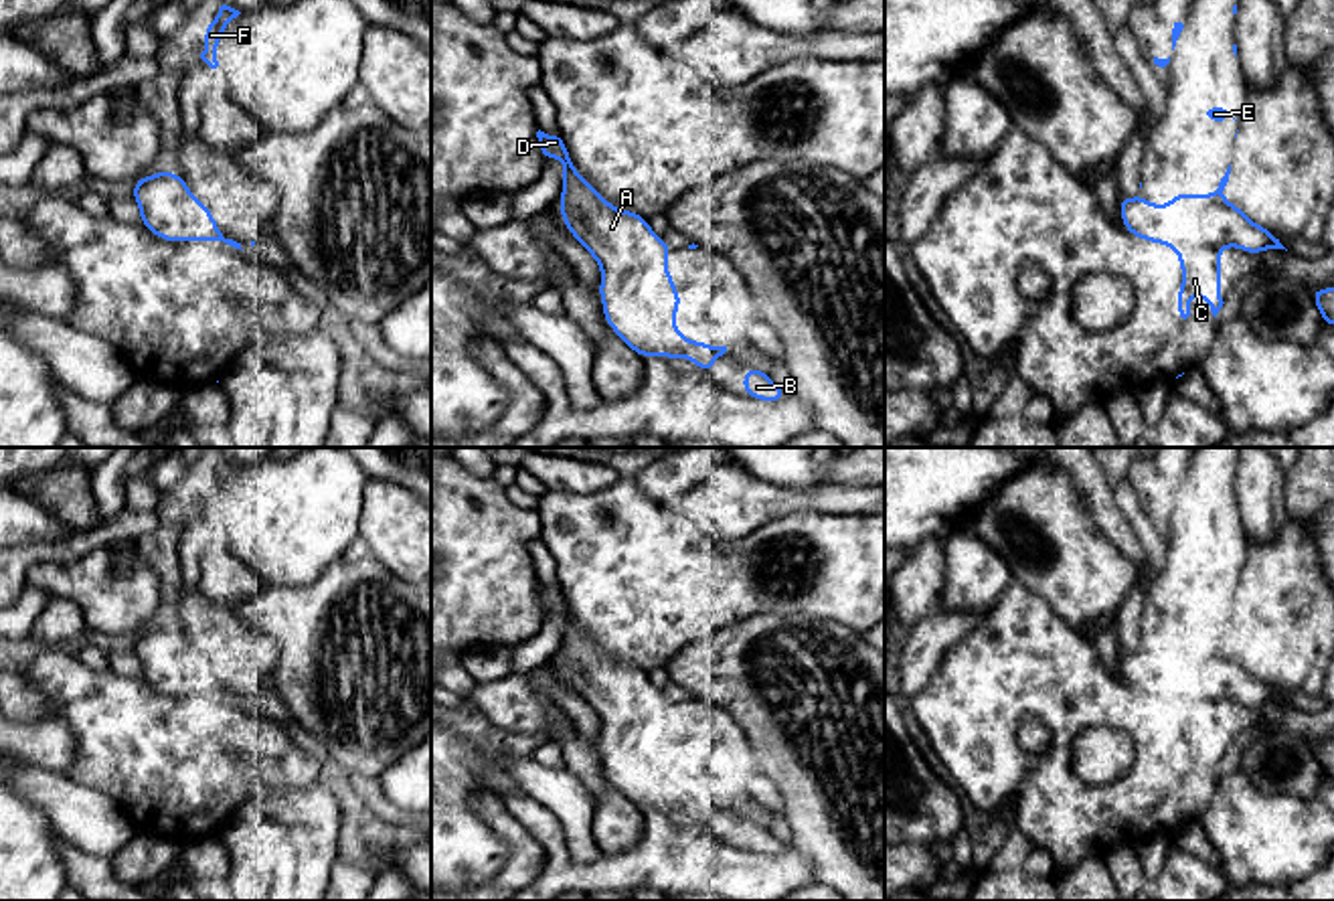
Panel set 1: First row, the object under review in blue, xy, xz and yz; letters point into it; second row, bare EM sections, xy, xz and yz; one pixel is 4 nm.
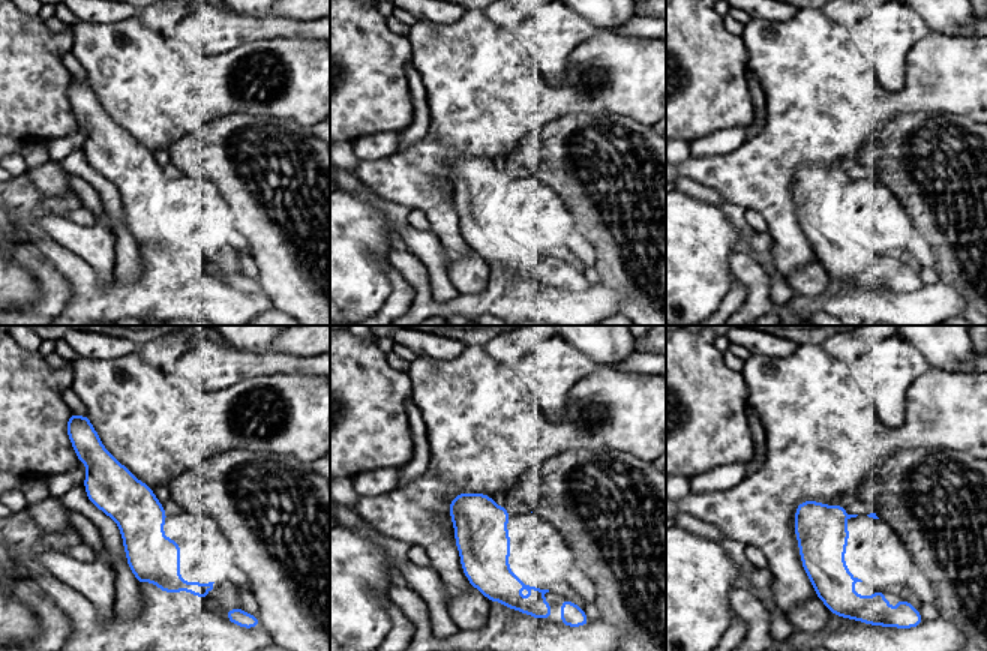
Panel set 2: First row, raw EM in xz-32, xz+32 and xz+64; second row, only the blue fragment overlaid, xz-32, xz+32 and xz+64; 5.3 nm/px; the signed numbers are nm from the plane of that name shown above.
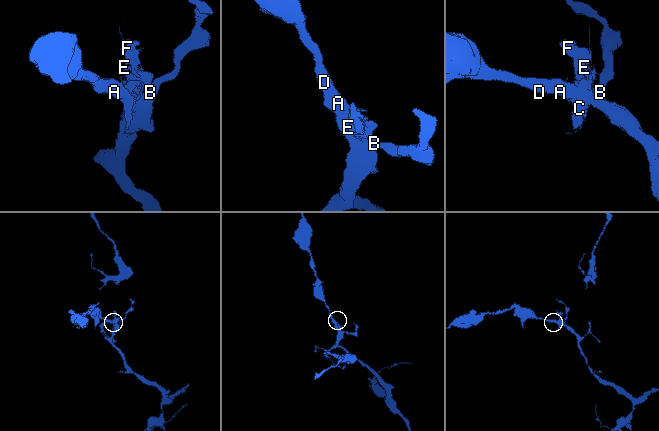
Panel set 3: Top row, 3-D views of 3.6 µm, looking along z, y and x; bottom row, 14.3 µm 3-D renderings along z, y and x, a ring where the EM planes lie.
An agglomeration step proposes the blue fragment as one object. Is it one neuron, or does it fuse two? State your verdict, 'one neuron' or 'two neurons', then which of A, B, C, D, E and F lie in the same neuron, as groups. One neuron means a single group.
one neuron; groups A B C D E F

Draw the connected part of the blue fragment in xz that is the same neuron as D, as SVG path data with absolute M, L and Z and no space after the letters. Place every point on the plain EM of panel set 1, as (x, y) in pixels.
M538 583L536 591L545 616L555 609L563 616L561 672L575 694L599 717L603 773L640 812L688 812L694 820L711 828L715 814L727 806L727 800L694 796L678 786L674 767L680 763L682 749L676 745L674 731L666 721L666 711L672 707L672 701L652 684L648 672L609 658L579 628L561 587L549 589Z

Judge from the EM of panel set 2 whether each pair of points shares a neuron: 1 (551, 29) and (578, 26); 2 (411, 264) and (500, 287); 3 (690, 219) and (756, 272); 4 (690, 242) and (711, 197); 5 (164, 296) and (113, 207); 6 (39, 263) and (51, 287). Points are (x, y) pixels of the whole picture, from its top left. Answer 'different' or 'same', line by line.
1: same
2: same
3: different
4: different
5: different
6: same

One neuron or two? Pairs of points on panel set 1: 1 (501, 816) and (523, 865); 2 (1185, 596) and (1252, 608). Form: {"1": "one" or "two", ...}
{"1": "one", "2": "two"}

